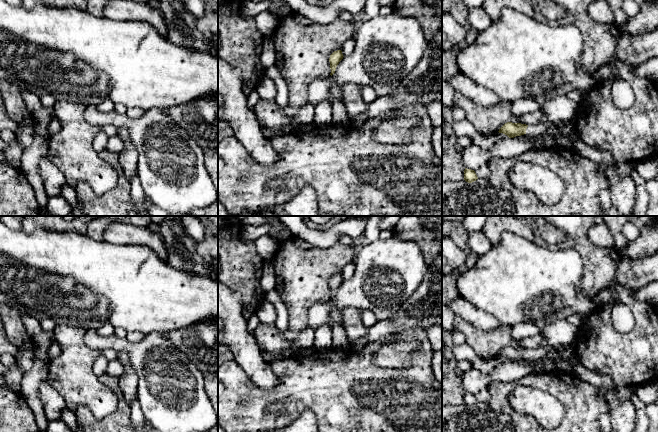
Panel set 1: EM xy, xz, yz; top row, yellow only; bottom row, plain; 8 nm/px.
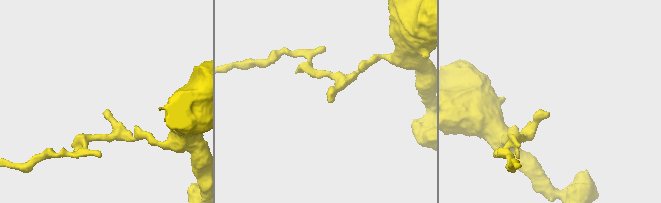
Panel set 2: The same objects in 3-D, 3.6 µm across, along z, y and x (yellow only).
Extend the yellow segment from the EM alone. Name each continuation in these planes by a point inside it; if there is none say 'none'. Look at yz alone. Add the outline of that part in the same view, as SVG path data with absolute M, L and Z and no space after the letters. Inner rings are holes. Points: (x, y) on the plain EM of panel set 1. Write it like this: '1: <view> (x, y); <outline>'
1: yz (538, 353); M548 345L540 346L539 348L528 350L526 353L526 359L528 360L540 360L546 356L549 351Z

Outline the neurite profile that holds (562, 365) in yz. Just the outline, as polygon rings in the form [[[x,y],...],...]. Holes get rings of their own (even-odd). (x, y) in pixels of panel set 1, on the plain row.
[[[559,360],[557,362],[557,369],[565,372],[573,372],[573,366],[569,361]]]

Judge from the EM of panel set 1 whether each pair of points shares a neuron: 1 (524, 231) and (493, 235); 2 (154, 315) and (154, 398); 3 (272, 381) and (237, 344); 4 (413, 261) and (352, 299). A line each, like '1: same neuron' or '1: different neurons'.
1: same neuron
2: different neurons
3: same neuron
4: same neuron

